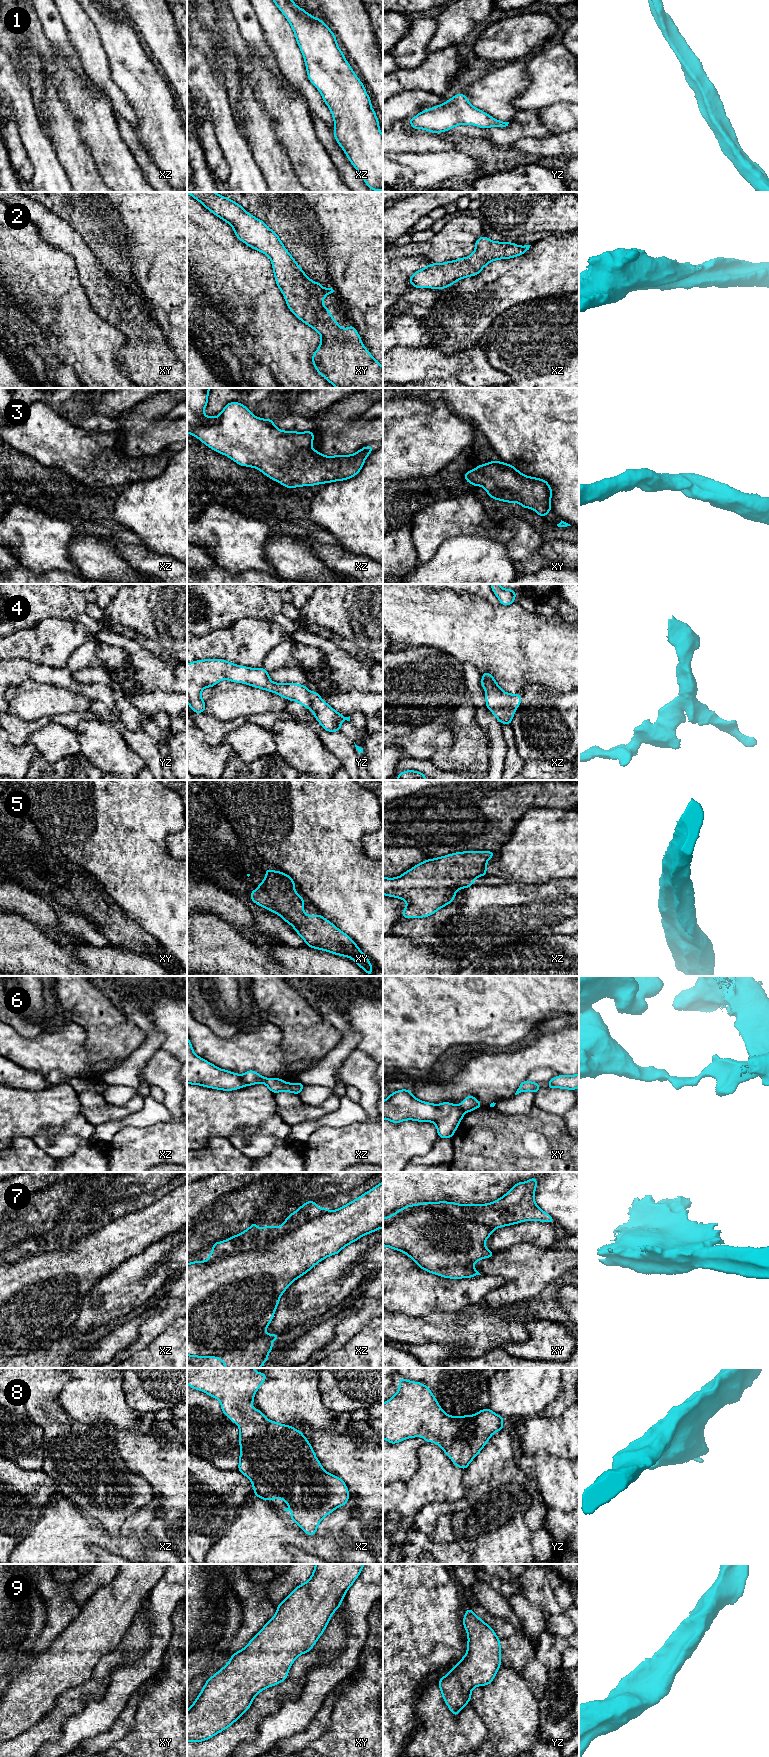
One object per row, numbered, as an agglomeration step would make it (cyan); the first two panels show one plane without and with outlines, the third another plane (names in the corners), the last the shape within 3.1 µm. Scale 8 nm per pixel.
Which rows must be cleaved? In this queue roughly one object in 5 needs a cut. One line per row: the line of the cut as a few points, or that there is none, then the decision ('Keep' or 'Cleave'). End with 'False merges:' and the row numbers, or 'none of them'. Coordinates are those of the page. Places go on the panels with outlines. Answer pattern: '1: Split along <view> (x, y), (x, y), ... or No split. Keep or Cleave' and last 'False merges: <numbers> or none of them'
1: No split. Keep
2: No split. Keep
3: No split. Keep
4: No split. Keep
5: No split. Keep
6: Split along xy (459, 1105), (464, 1112). Cleave
7: No split. Keep
8: No split. Keep
9: No split. Keep
False merges: 6

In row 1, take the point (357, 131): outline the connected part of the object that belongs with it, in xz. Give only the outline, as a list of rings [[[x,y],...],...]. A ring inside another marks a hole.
[[[273,0],[290,23],[298,46],[303,54],[309,81],[320,91],[323,101],[330,108],[335,130],[333,135],[359,172],[366,185],[373,191],[383,191],[383,135],[379,121],[371,107],[363,83],[358,79],[349,61],[339,49],[336,36],[321,20],[298,7],[293,0]]]

